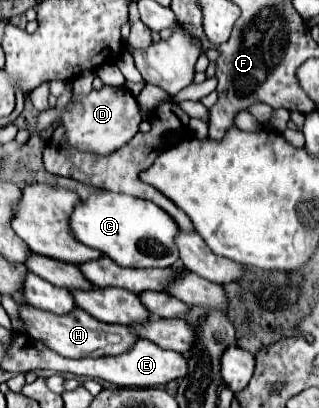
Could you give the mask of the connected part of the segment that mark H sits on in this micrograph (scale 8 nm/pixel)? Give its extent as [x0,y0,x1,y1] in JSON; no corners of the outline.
[19,304,137,358]

